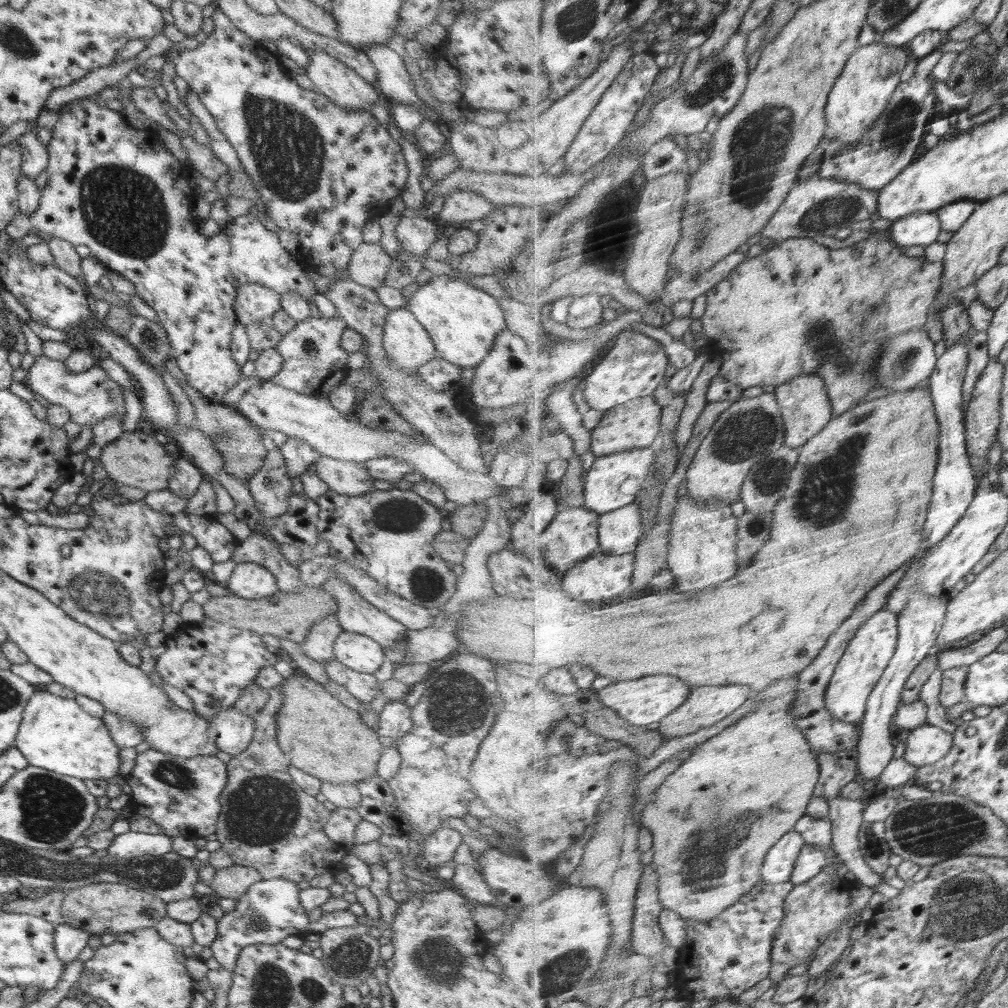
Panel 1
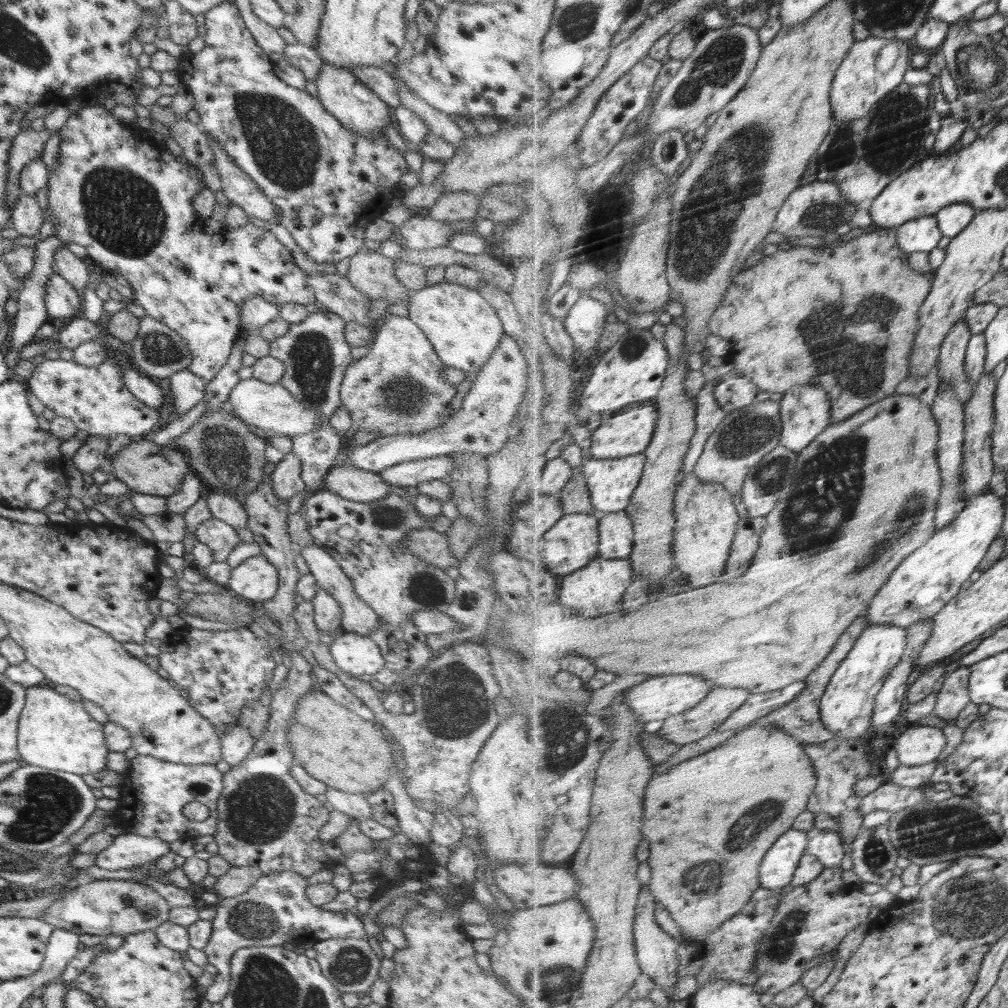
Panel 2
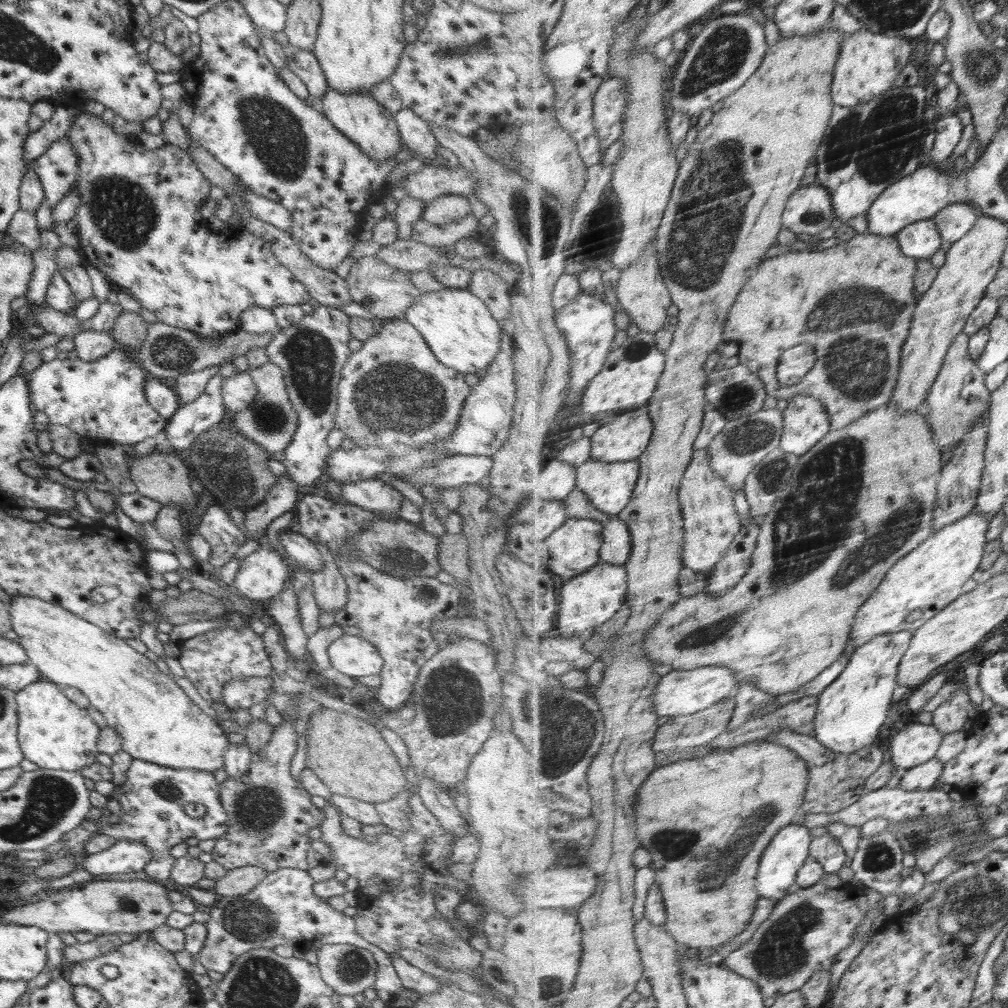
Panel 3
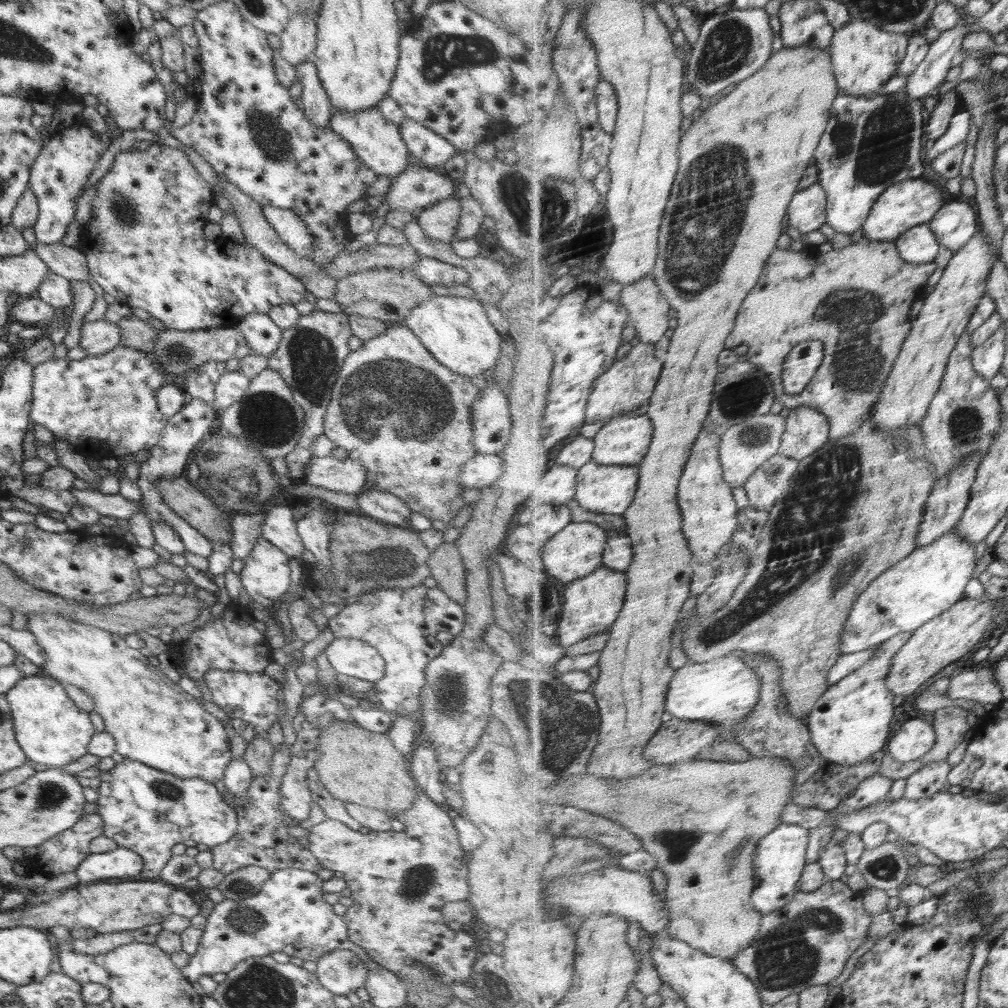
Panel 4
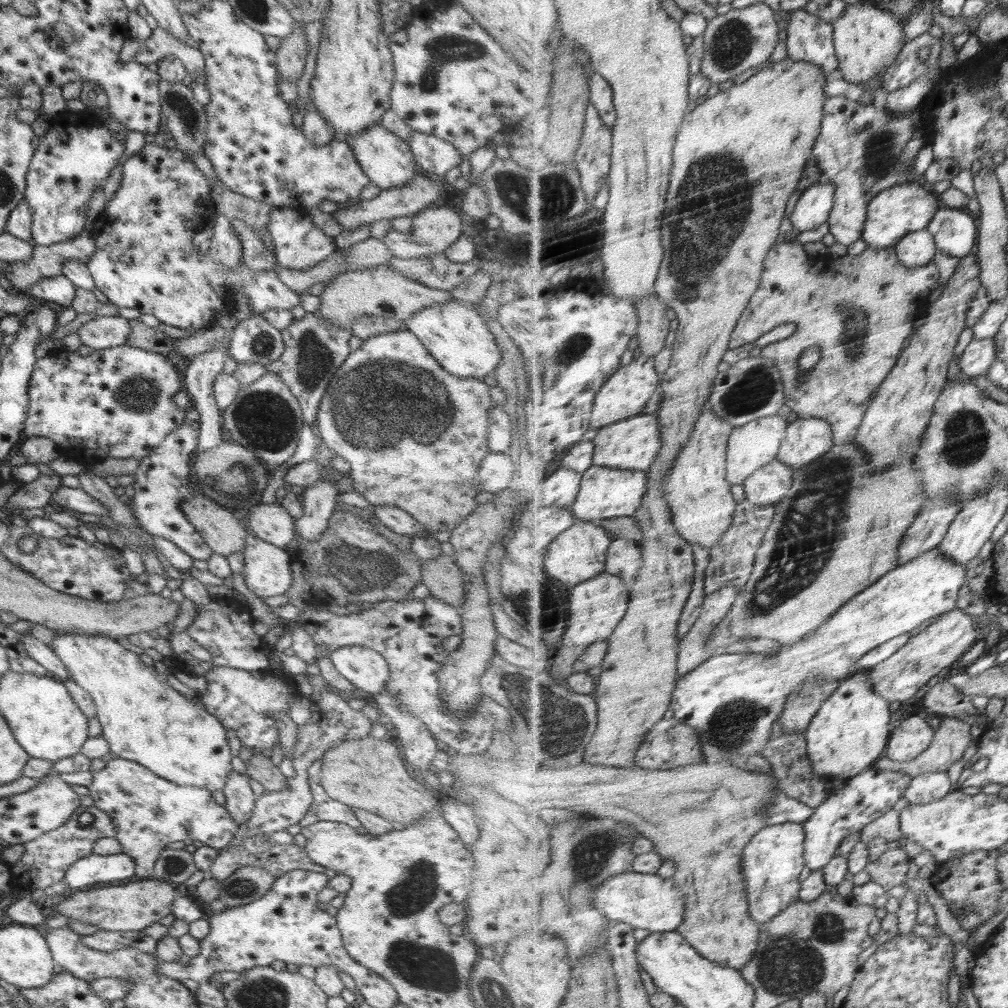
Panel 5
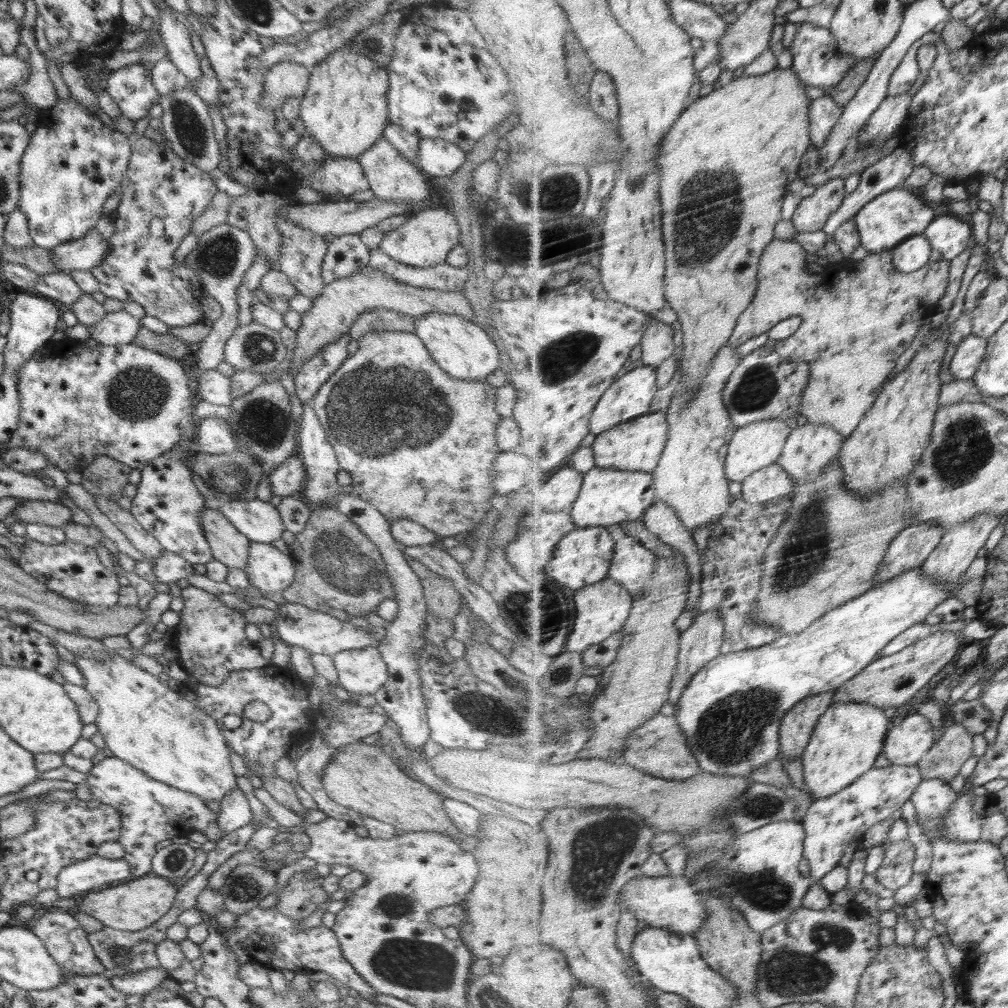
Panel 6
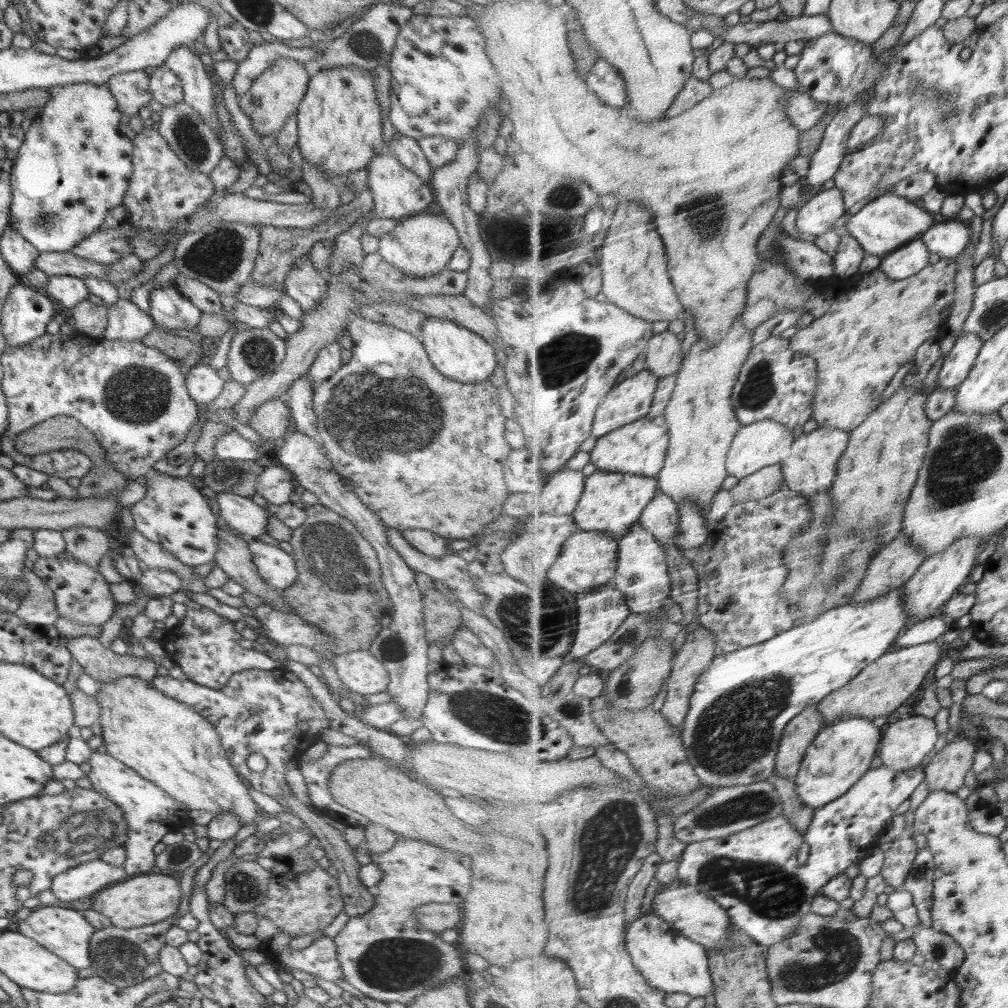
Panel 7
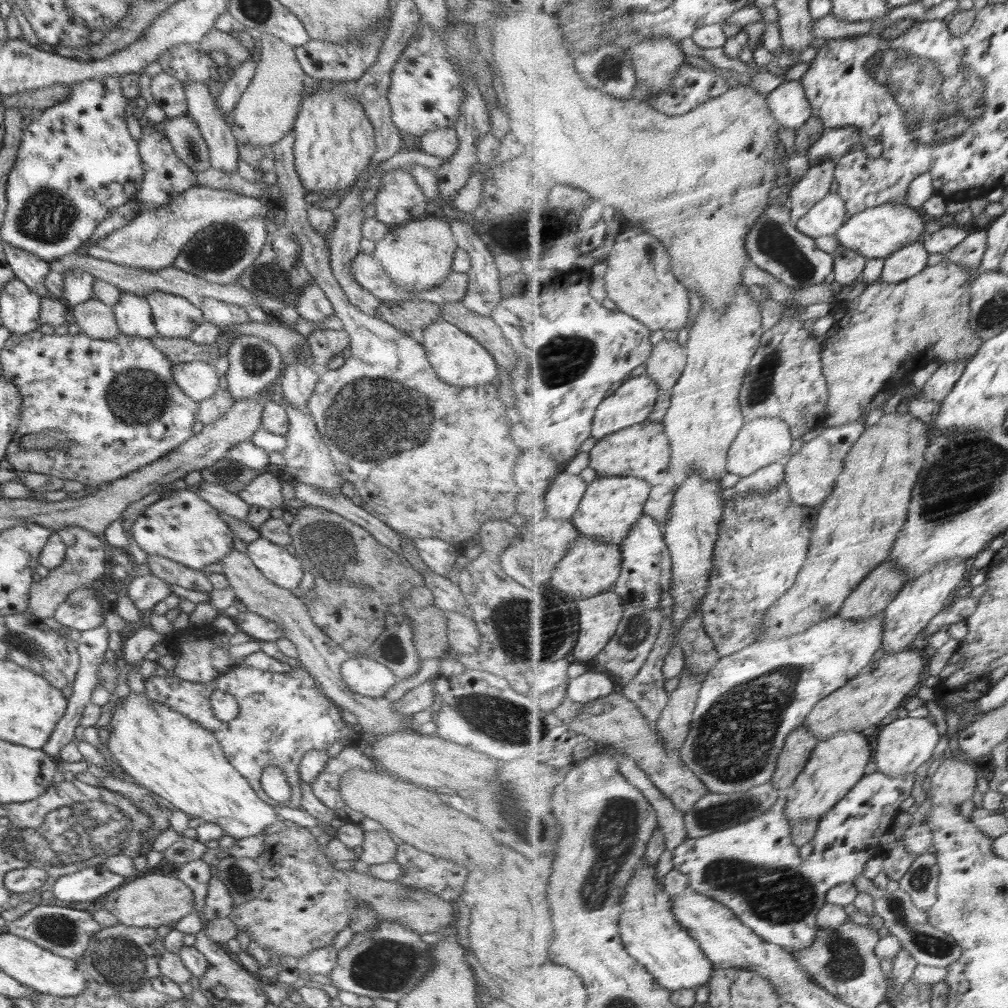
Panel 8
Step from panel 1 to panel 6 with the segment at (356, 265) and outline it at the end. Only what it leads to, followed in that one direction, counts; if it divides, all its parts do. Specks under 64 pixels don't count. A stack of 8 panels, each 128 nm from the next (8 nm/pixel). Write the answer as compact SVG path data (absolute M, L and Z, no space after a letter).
M366 266L338 280L329 282L324 285L322 294L312 301L312 307L301 315L302 326L296 331L296 347L292 350L292 367L286 372L290 372L292 376L296 376L300 372L302 362L306 362L308 358L312 358L316 352L320 352L326 344L340 339L346 335L353 322L358 318L360 313L374 310L376 308L386 308L417 317L423 314L446 313L460 314L462 318L474 320L474 309L470 305L470 301L466 299L461 292L450 292L444 290L432 290L428 288L414 288L408 284L400 284L388 276L384 276L380 270L374 270L370 266Z

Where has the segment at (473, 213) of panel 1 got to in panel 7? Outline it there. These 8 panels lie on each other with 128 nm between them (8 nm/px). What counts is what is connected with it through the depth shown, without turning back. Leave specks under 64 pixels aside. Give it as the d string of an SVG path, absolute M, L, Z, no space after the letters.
M426 211L398 221L398 224L379 238L378 254L406 276L424 278L447 268L453 252L462 246L458 230L444 214L426 214Z

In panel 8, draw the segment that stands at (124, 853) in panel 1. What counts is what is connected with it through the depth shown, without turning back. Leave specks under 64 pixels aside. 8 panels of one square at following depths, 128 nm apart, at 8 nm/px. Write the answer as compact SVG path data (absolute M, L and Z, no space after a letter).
M102 864L58 878L58 882L54 884L54 894L60 900L88 902L88 900L96 900L104 894L111 893L126 881L123 876L114 874Z

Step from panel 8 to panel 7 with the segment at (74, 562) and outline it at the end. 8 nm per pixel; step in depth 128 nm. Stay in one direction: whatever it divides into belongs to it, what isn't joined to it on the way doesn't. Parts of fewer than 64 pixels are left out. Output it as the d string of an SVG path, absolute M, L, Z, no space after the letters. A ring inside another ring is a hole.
M73 527L61 531L65 549L78 562L98 570L100 561L111 551L110 535L91 527ZM26 567L23 578L32 589L27 592L25 600L14 614L32 625L43 625L48 630L53 630L53 624L59 615L52 590L49 590L42 580Z

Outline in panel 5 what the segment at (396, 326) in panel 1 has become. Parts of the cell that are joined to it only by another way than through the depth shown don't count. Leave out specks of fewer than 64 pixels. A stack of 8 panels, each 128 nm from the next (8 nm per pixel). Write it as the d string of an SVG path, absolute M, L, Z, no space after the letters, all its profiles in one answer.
M400 330L376 334L376 336L363 341L363 345L359 349L351 350L350 356L334 373L334 377L328 383L326 393L320 399L320 407L316 413L317 428L328 448L350 464L352 486L356 492L368 500L371 508L374 506L396 506L396 508L410 514L419 524L422 524L426 532L452 531L478 506L479 500L475 497L481 491L478 487L476 474L478 474L482 458L490 453L490 447L488 447L488 412L492 406L495 406L488 390L490 390L490 386L481 379L460 378L452 376L447 370L444 370L412 332Z

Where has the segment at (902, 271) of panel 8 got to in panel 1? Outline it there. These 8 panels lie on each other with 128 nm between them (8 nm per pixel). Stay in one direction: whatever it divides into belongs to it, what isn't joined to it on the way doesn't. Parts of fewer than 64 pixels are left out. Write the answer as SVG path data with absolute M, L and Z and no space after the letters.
M936 211L916 213L911 217L902 218L896 221L891 229L897 244L908 248L930 246L938 242L940 234L944 231L942 220Z

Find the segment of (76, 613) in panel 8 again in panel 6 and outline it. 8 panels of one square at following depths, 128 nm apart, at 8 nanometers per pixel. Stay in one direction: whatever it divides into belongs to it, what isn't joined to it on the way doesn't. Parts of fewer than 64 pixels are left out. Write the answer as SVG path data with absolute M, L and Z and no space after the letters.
M24 537L28 547L22 548L22 556L15 562L21 570L36 578L51 592L88 607L111 608L119 603L120 583L112 570L106 569L99 561L96 550L66 540L63 544L45 546Z

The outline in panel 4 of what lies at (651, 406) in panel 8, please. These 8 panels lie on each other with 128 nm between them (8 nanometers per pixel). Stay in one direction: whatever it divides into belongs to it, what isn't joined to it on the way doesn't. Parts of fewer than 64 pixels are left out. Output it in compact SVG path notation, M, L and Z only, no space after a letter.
M640 342L632 347L629 354L620 359L599 382L596 382L595 392L587 408L587 419L590 423L609 423L612 419L633 414L637 408L650 404L655 390L663 376L665 360L657 354L657 345Z

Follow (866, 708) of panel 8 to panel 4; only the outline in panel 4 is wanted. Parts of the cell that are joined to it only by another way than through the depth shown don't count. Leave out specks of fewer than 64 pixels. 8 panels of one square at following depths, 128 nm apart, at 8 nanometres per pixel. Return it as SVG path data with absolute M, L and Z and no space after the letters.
M986 597L975 600L964 599L958 602L951 610L934 621L928 622L922 629L916 630L908 644L900 649L892 662L891 674L888 676L888 686L896 695L904 697L914 694L926 680L934 678L938 672L942 672L946 666L964 658L968 652L974 651L978 642L982 642L984 632L992 624L994 616L1002 612L1002 604L996 604L996 599Z

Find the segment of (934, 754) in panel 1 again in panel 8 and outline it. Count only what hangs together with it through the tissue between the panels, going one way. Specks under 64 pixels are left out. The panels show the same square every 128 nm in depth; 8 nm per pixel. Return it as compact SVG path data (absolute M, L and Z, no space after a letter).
M930 717L924 718L896 718L880 731L877 742L877 753L875 762L878 770L894 778L904 777L906 774L915 773L920 770L934 754L940 744L940 730L930 722Z

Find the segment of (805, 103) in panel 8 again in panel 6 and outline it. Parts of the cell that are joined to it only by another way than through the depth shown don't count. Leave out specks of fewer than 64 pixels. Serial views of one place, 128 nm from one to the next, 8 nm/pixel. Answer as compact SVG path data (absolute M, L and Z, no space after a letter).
M831 95L814 99L811 104L811 128L812 140L818 150L822 152L824 145L828 144L828 137L832 136L832 131L839 125L843 118L845 106L836 106L836 102Z

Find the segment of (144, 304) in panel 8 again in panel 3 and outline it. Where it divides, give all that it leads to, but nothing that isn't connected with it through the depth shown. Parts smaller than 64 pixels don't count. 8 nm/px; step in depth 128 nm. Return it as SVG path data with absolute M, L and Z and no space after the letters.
M86 330L73 336L77 358L86 362L94 361L97 358L107 355L116 348L117 340L109 332L96 332Z

